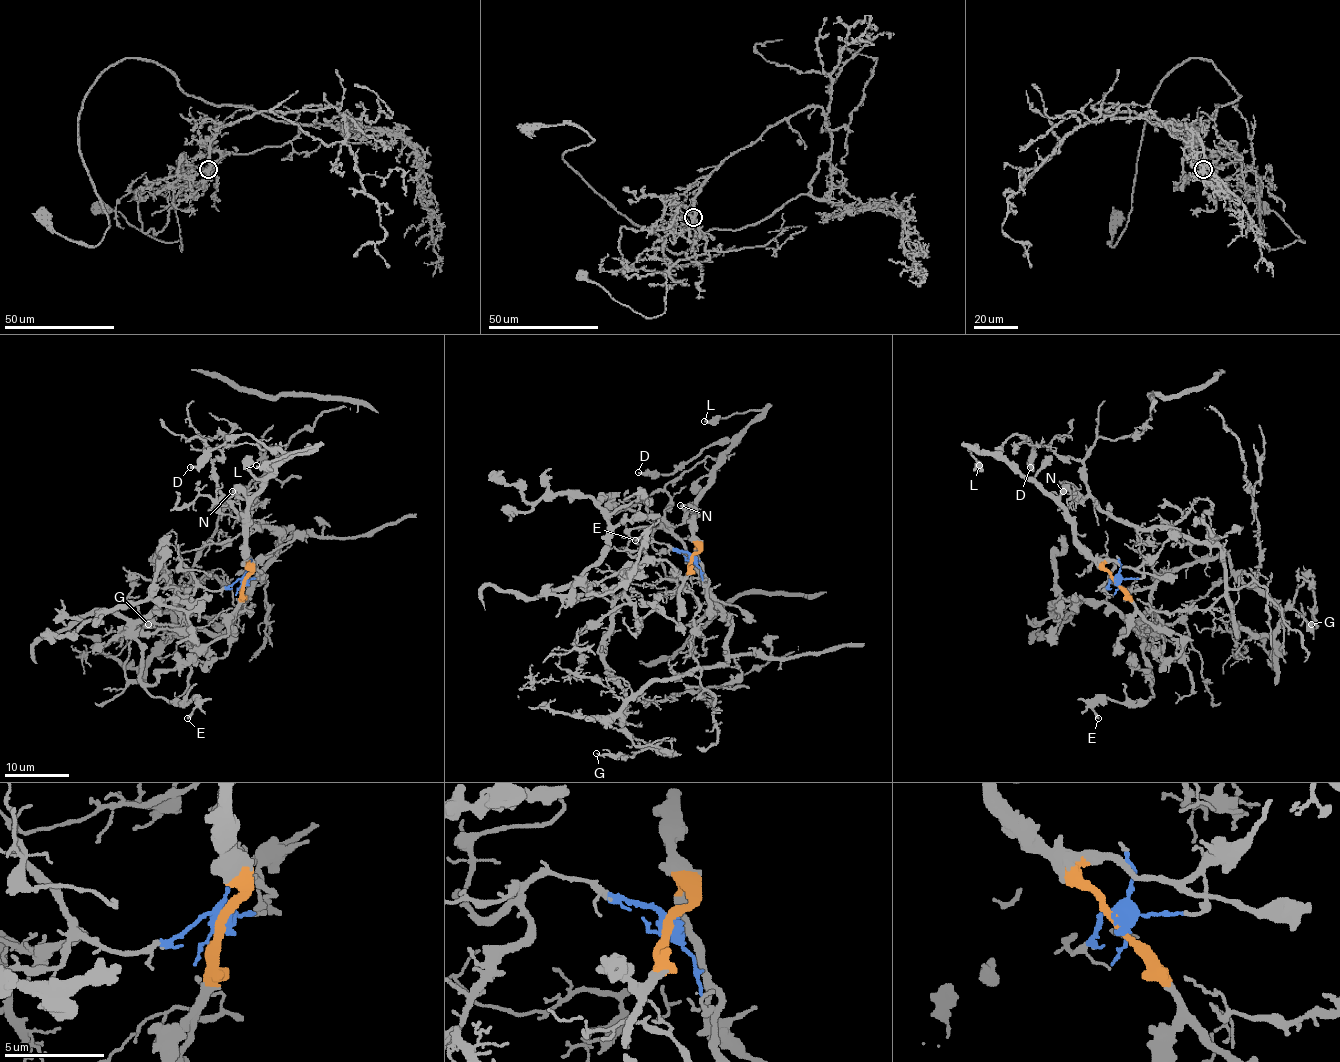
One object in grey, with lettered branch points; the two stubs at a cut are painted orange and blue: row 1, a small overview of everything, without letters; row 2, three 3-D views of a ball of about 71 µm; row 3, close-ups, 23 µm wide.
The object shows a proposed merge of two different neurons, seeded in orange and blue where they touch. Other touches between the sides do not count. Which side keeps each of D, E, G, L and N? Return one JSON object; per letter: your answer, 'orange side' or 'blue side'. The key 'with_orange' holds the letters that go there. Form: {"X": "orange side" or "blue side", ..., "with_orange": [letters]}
{"D": "orange side", "E": "blue side", "G": "blue side", "L": "orange side", "N": "orange side", "with_orange": ["D", "L", "N"]}

